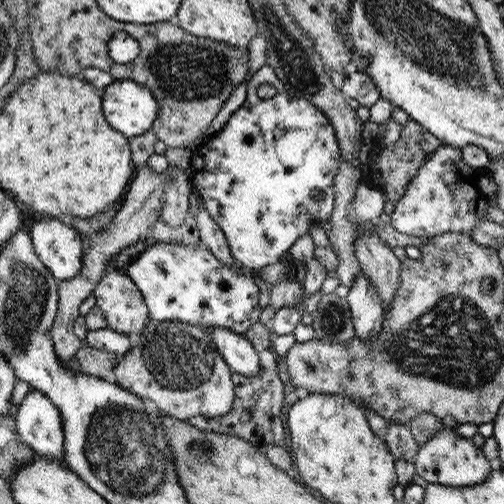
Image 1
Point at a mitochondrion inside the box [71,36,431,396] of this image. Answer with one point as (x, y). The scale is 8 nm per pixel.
(185, 70)

